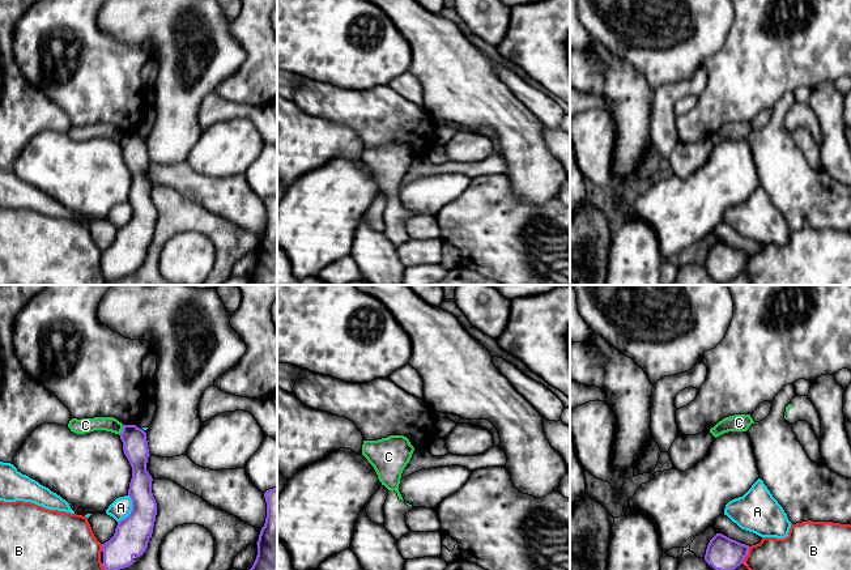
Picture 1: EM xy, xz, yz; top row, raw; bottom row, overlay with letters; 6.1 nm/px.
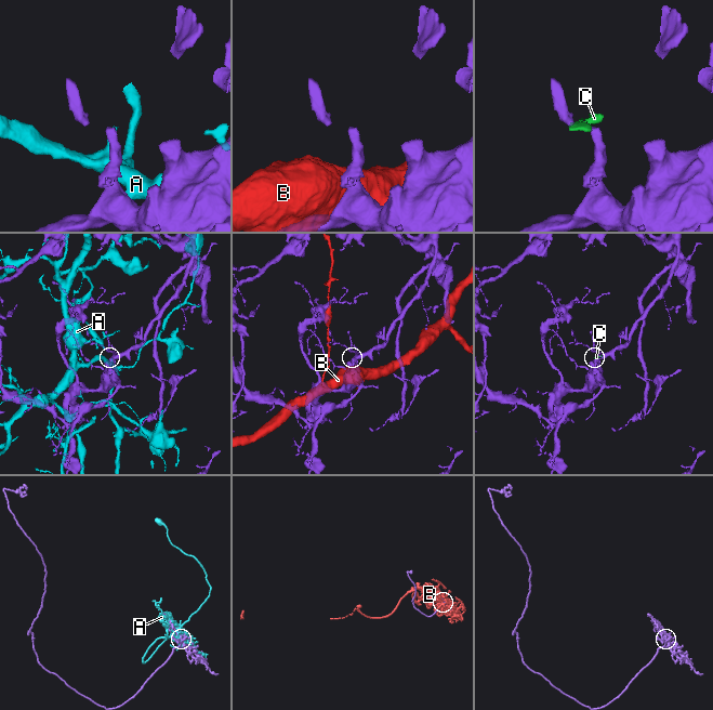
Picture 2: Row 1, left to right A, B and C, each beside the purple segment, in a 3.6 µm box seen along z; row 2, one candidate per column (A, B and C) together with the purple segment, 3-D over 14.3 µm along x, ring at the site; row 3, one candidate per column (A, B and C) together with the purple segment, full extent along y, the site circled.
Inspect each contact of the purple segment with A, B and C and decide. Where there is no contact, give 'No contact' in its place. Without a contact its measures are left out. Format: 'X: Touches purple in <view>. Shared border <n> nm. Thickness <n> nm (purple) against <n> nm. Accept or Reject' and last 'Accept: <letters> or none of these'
A: Touches purple in xy. Shared border 190 nm. Thickness 220 nm (purple) against 120 nm. Reject
B: Touches purple in yz. Shared border 120 nm. Thickness 200 nm (purple) against 420 nm. Reject
C: Touches purple in xy. Shared border 70 nm. Thickness 160 nm (purple) against 100 nm. Reject
Accept: none of these

